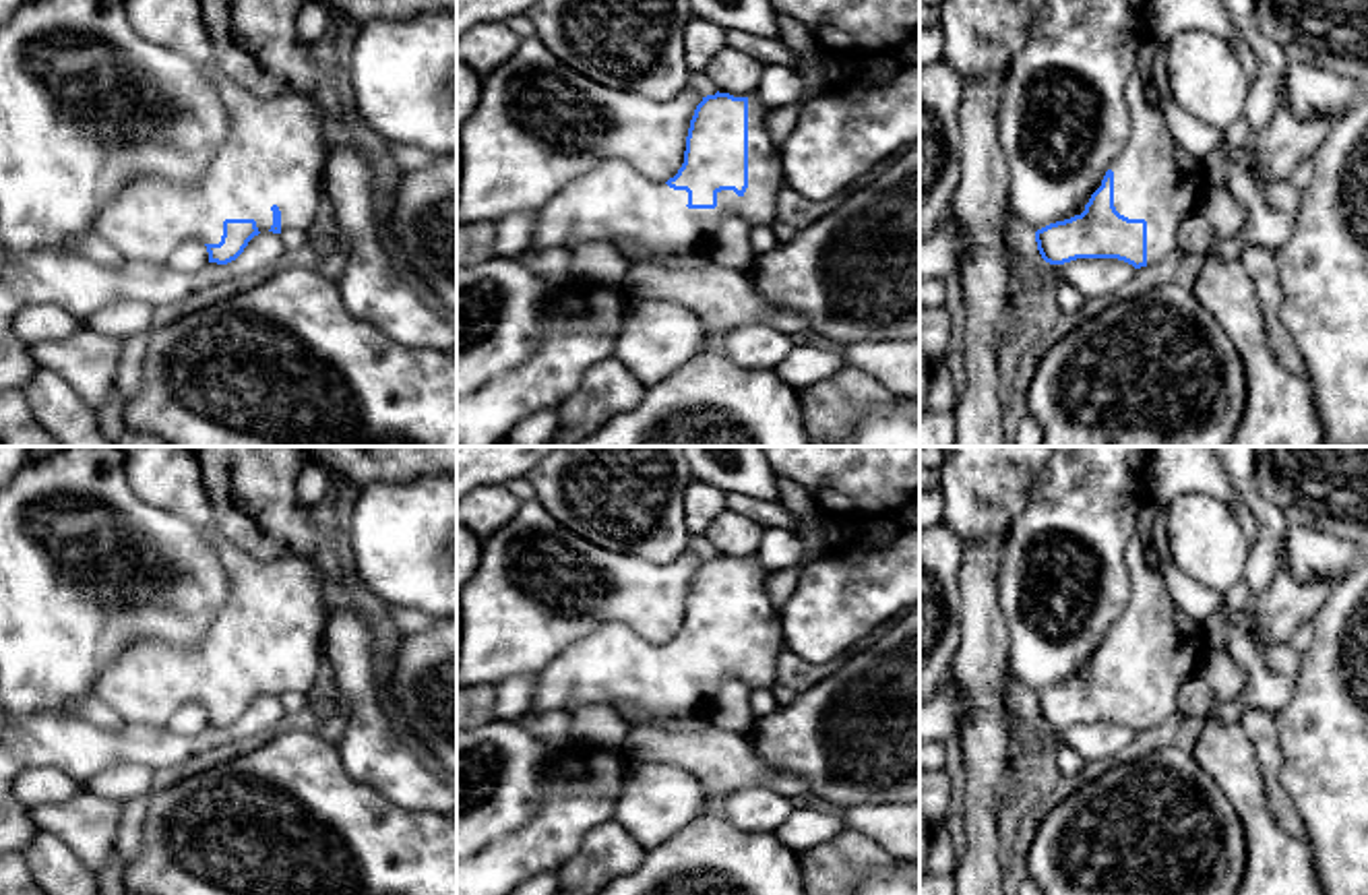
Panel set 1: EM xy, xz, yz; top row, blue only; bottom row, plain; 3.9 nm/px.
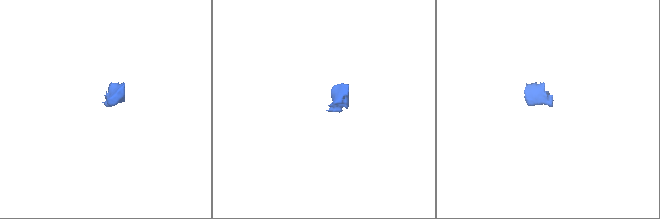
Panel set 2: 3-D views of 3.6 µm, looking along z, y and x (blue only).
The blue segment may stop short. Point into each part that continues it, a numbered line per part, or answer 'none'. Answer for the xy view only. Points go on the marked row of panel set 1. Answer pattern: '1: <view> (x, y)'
1: xy (275, 151)

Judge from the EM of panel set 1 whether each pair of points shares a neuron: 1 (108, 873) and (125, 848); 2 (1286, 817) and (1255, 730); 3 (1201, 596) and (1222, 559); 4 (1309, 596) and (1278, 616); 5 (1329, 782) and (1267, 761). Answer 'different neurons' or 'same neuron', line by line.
1: different neurons
2: same neuron
3: different neurons
4: same neuron
5: different neurons

